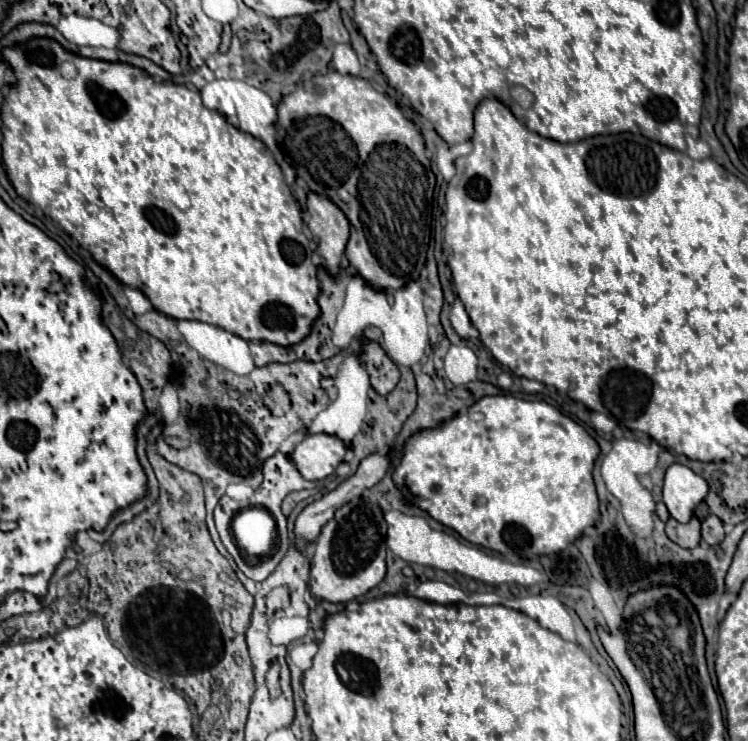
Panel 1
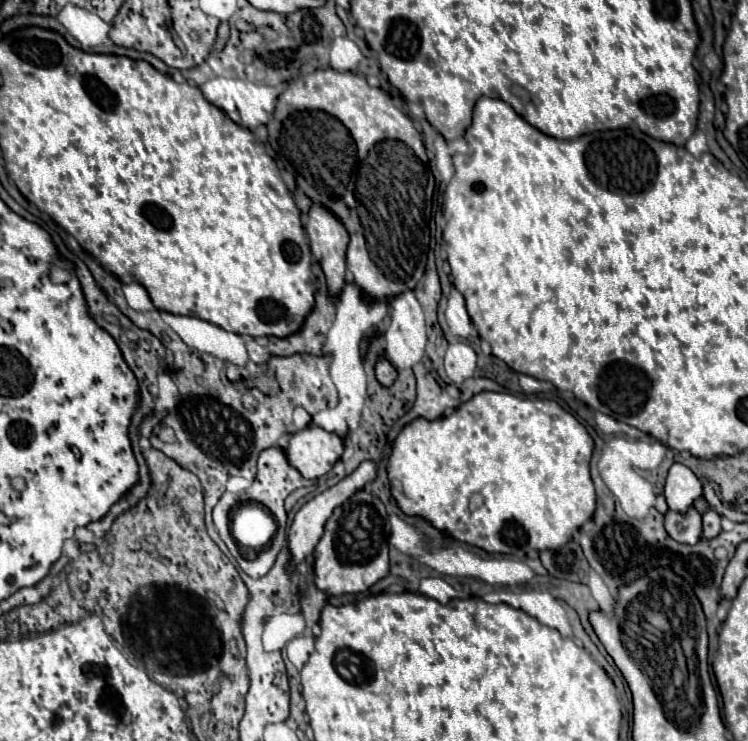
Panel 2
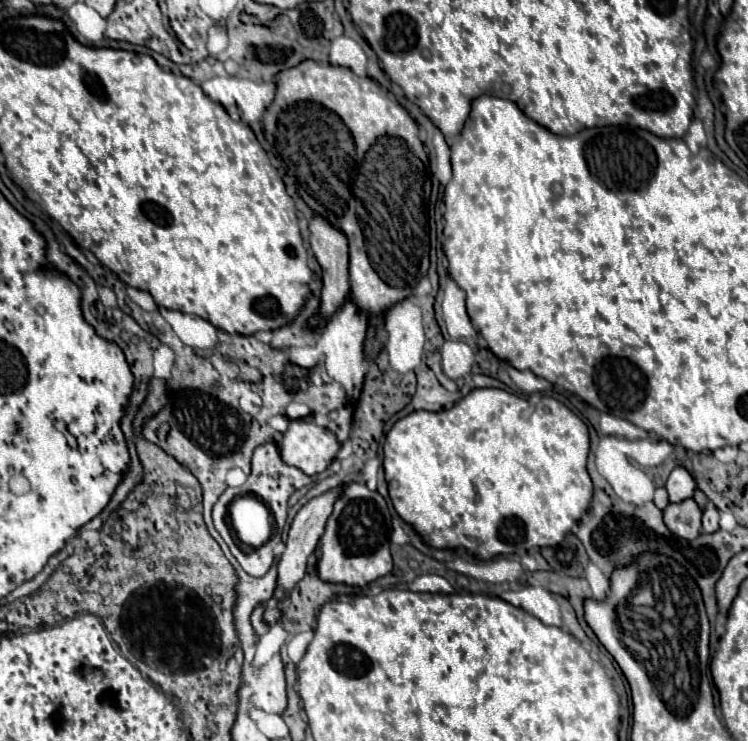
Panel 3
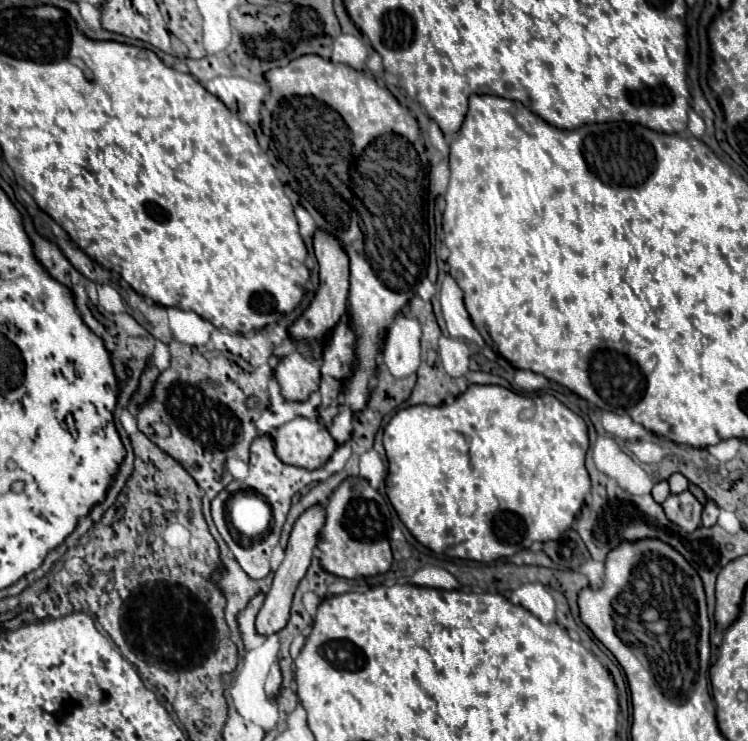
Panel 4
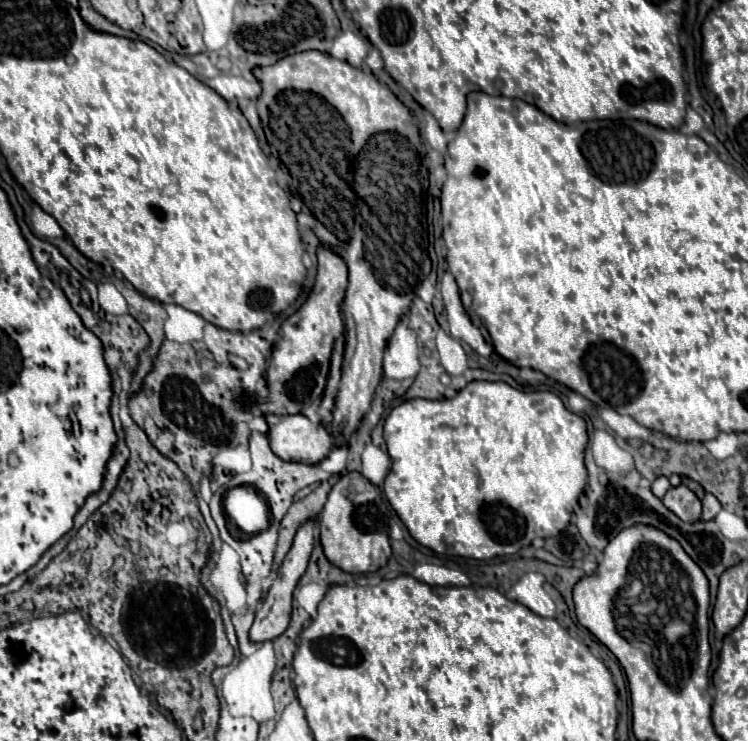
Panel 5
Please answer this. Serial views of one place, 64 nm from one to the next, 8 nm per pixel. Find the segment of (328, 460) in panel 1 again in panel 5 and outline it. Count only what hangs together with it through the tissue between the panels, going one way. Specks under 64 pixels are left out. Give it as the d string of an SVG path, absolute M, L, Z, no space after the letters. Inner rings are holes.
M302 414L284 416L278 424L270 426L268 438L276 456L288 462L306 464L324 460L334 444L334 438L322 424L314 424Z

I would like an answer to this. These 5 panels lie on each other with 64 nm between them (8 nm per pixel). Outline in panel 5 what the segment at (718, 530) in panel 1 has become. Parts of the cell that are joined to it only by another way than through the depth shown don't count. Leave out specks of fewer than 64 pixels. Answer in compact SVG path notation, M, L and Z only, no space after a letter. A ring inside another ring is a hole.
M706 494L704 500L702 500L702 520L704 522L710 522L716 518L716 514L722 510L720 502L712 496L712 494Z

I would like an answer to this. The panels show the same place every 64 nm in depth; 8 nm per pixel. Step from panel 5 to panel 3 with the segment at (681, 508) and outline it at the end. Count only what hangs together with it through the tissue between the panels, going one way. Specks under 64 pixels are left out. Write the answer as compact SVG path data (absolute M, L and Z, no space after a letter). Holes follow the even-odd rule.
M686 500L680 504L668 504L664 510L664 524L668 530L682 540L692 542L702 532L702 512L694 500Z

